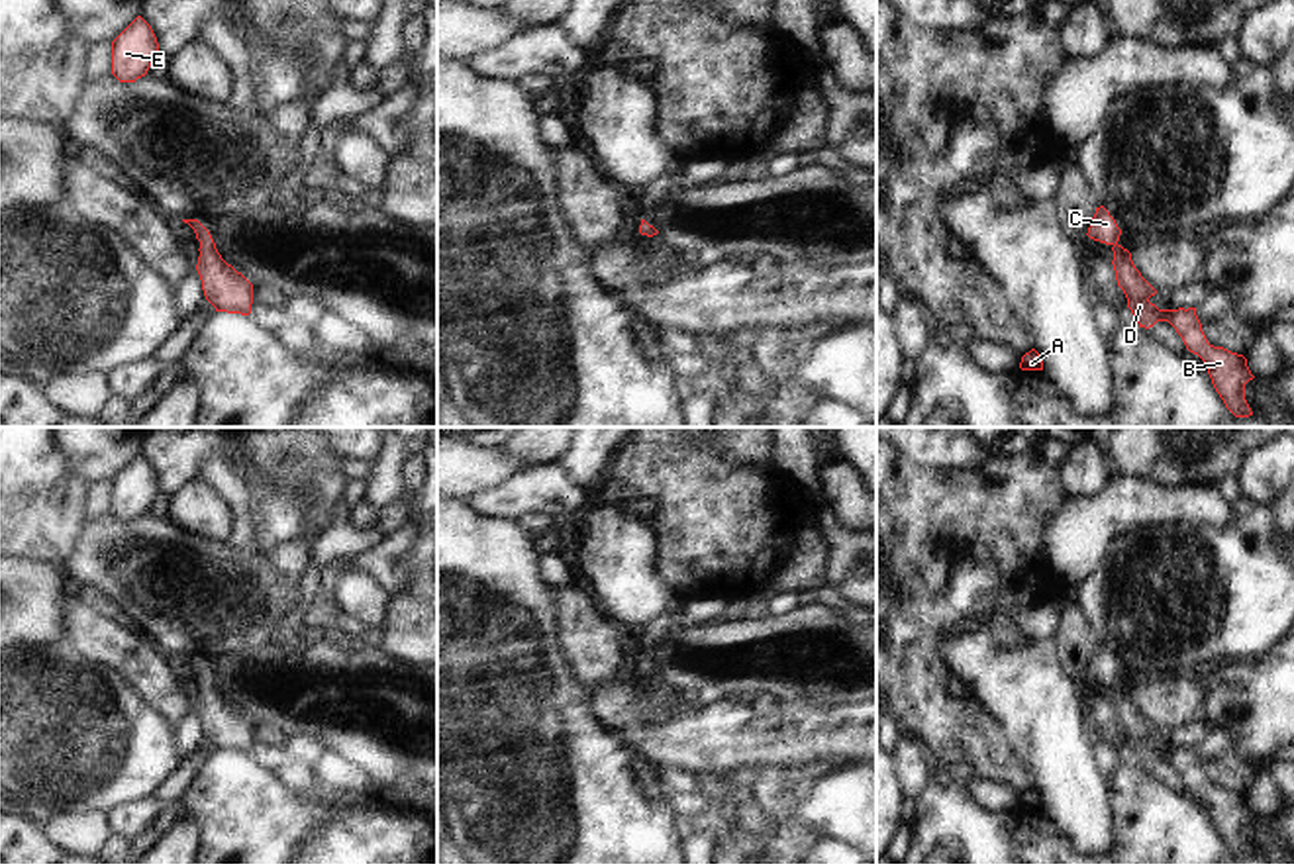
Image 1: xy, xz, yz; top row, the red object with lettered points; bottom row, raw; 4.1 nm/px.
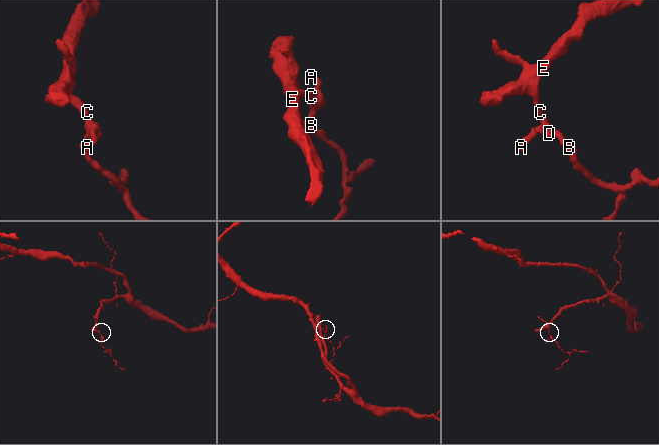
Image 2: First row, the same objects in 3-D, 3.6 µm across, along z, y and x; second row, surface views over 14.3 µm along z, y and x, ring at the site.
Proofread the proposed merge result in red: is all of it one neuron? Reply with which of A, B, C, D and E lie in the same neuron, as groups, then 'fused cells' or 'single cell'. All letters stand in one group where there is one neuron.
A B C D E | single cell

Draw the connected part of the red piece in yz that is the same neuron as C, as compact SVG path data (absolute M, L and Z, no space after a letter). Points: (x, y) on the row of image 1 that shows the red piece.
M1104 206L1096 208L1086 235L1112 247L1118 286L1123 290L1127 308L1135 315L1139 327L1149 329L1157 321L1169 321L1182 337L1186 349L1208 364L1212 384L1225 408L1235 417L1253 415L1245 400L1245 384L1255 378L1247 366L1247 359L1223 347L1210 345L1196 315L1196 308L1159 310L1149 302L1157 290L1135 268L1131 253L1118 243L1121 229Z

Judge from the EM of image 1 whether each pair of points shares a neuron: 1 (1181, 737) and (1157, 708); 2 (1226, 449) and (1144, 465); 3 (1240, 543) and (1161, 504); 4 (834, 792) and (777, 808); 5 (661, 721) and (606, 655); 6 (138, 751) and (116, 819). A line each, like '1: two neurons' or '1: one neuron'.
1: two neurons
2: one neuron
3: two neurons
4: two neurons
5: one neuron
6: two neurons

